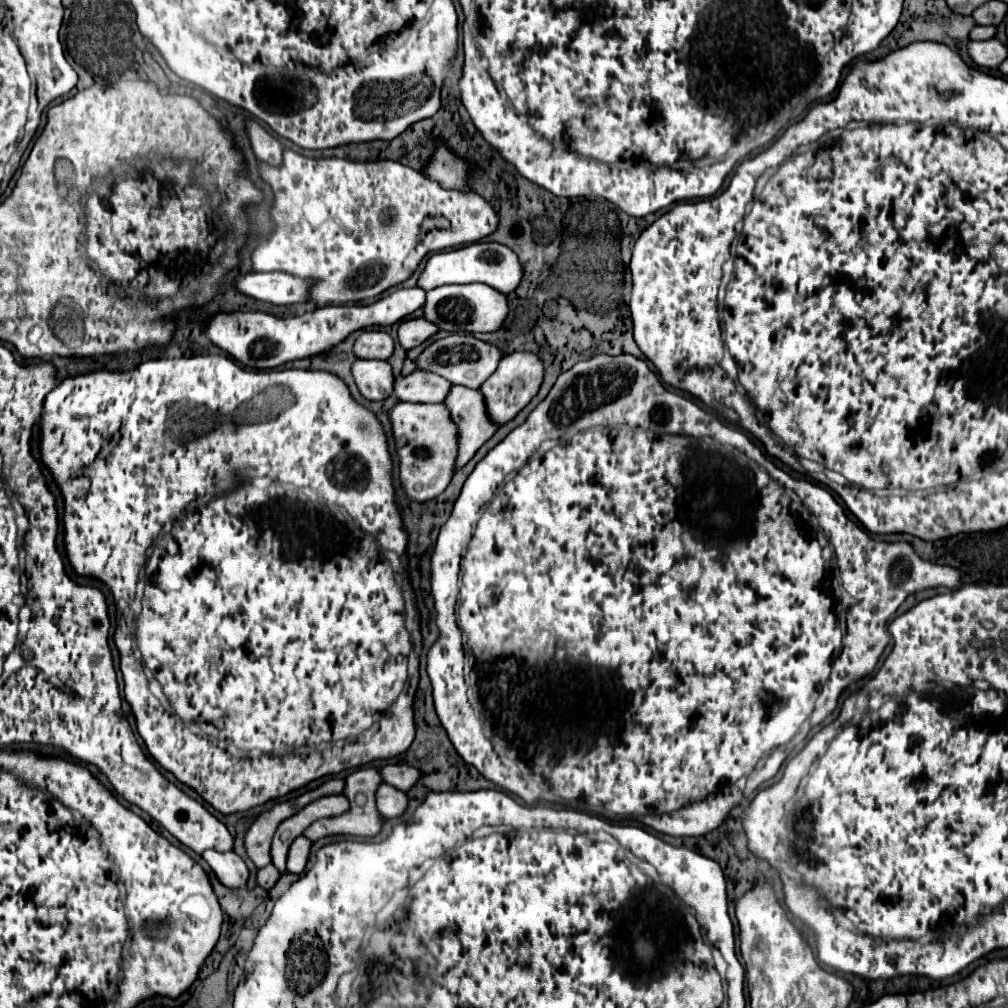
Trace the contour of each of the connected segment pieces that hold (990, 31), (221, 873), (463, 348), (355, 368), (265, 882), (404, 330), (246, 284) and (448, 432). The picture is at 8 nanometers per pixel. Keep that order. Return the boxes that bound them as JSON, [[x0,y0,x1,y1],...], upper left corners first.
[[970,26,996,40],[202,850,248,888],[416,334,502,388],[352,360,392,400],[256,864,280,890],[398,318,438,350],[234,272,310,304],[388,402,456,502]]

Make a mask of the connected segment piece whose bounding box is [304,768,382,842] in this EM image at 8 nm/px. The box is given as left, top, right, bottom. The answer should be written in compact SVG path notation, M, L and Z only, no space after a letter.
M358 768L352 774L346 776L346 786L344 786L344 796L350 800L350 808L340 814L340 816L332 816L332 818L320 818L316 822L312 822L306 830L304 836L308 840L318 840L324 836L334 836L334 834L346 834L346 836L376 836L380 826L382 826L382 816L378 816L376 804L374 804L374 792L380 786L382 778L378 774L378 768Z

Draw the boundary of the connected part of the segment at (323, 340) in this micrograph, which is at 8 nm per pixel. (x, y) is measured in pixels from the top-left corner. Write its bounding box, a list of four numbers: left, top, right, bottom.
[204,288,426,370]

